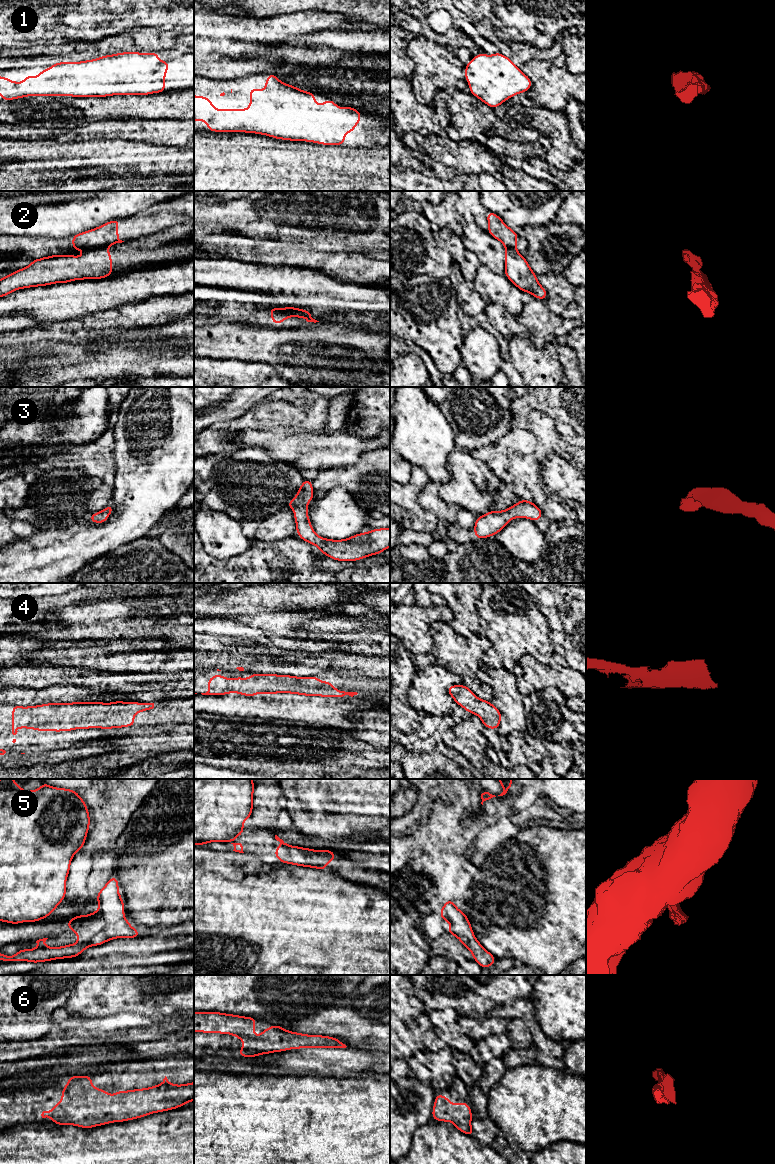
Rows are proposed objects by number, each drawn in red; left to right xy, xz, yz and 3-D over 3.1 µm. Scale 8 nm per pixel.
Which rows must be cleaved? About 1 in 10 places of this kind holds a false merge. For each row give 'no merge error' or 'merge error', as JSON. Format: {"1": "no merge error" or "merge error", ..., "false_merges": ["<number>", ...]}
{"1": "no merge error", "2": "merge error", "3": "no merge error", "4": "no merge error", "5": "merge error", "6": "no merge error", "false_merges": ["2", "5"]}

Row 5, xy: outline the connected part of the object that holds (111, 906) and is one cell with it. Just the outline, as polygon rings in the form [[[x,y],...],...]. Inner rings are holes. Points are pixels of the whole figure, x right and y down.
[[[111,877],[96,896],[99,909],[89,915],[74,916],[66,922],[69,930],[77,934],[79,943],[89,941],[96,932],[102,931],[104,922],[113,924],[125,920],[124,900],[118,887],[117,877]]]

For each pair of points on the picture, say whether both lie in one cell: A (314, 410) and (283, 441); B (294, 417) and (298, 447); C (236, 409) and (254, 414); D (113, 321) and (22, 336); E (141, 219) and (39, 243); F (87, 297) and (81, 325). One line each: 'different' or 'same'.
A: different
B: different
C: different
D: same
E: same
F: different

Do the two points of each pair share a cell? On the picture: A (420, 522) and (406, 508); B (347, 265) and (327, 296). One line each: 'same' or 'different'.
A: same
B: different

